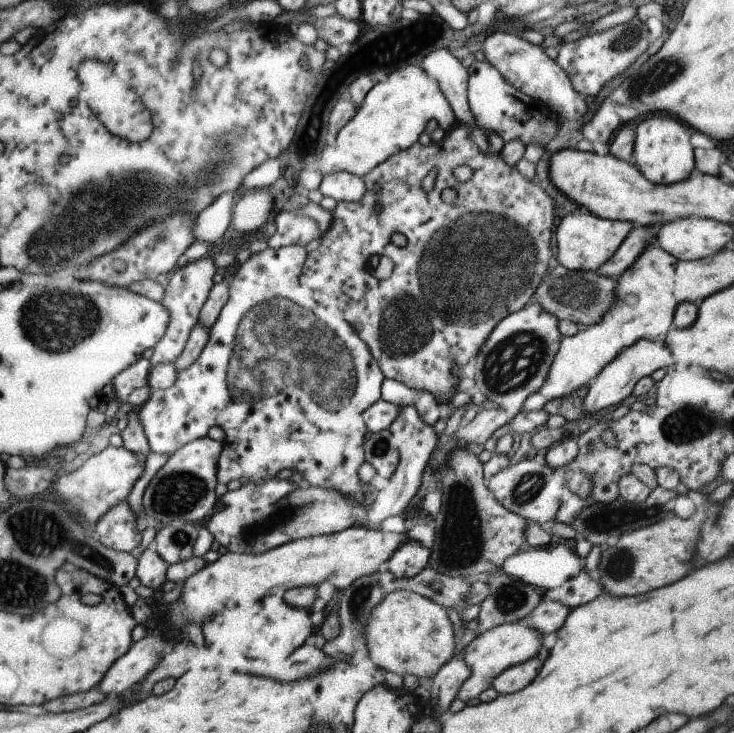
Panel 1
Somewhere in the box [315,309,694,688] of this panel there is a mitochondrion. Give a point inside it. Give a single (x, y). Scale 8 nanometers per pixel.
(461, 543)

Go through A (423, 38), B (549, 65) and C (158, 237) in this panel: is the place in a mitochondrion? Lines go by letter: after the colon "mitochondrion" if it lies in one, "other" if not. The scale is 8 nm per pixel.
A: other
B: other
C: mitochondrion

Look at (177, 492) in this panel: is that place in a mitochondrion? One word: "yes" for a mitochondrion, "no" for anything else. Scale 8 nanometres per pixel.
yes

